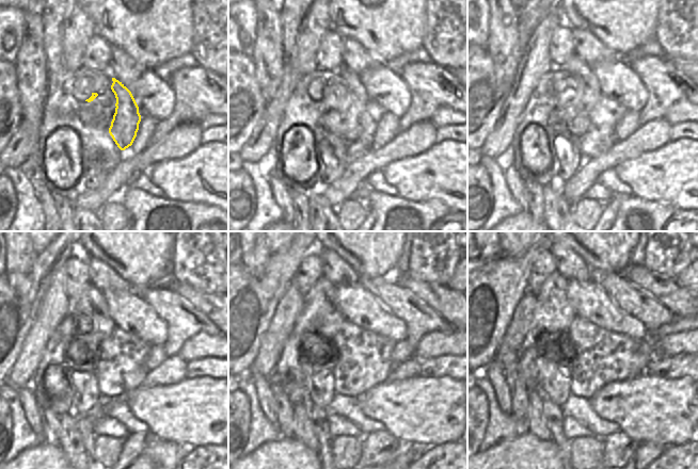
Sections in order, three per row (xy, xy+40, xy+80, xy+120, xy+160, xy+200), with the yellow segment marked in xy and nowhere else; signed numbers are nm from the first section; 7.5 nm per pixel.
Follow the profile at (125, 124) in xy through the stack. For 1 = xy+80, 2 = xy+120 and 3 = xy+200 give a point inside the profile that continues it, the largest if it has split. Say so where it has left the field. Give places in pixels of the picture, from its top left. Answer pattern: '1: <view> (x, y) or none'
1: xy+80 (576, 114)
2: xy+120 (92, 306)
3: xy+200 (553, 313)

